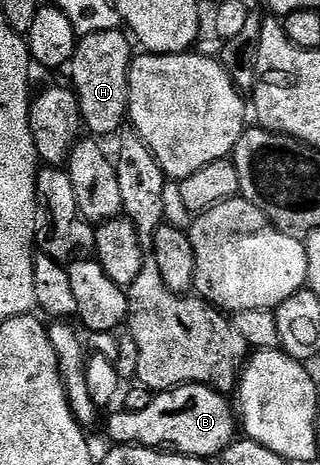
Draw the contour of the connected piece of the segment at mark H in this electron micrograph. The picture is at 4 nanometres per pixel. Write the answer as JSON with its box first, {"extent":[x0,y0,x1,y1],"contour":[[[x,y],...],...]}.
{"extent":[68,29,132,139],"contour":[[[122,29],[96,31],[79,40],[68,66],[70,77],[74,80],[72,88],[78,95],[78,112],[82,115],[85,132],[90,132],[87,134],[98,139],[115,136],[122,121],[124,125],[128,117],[132,60],[129,40],[131,41],[131,38]]]}

